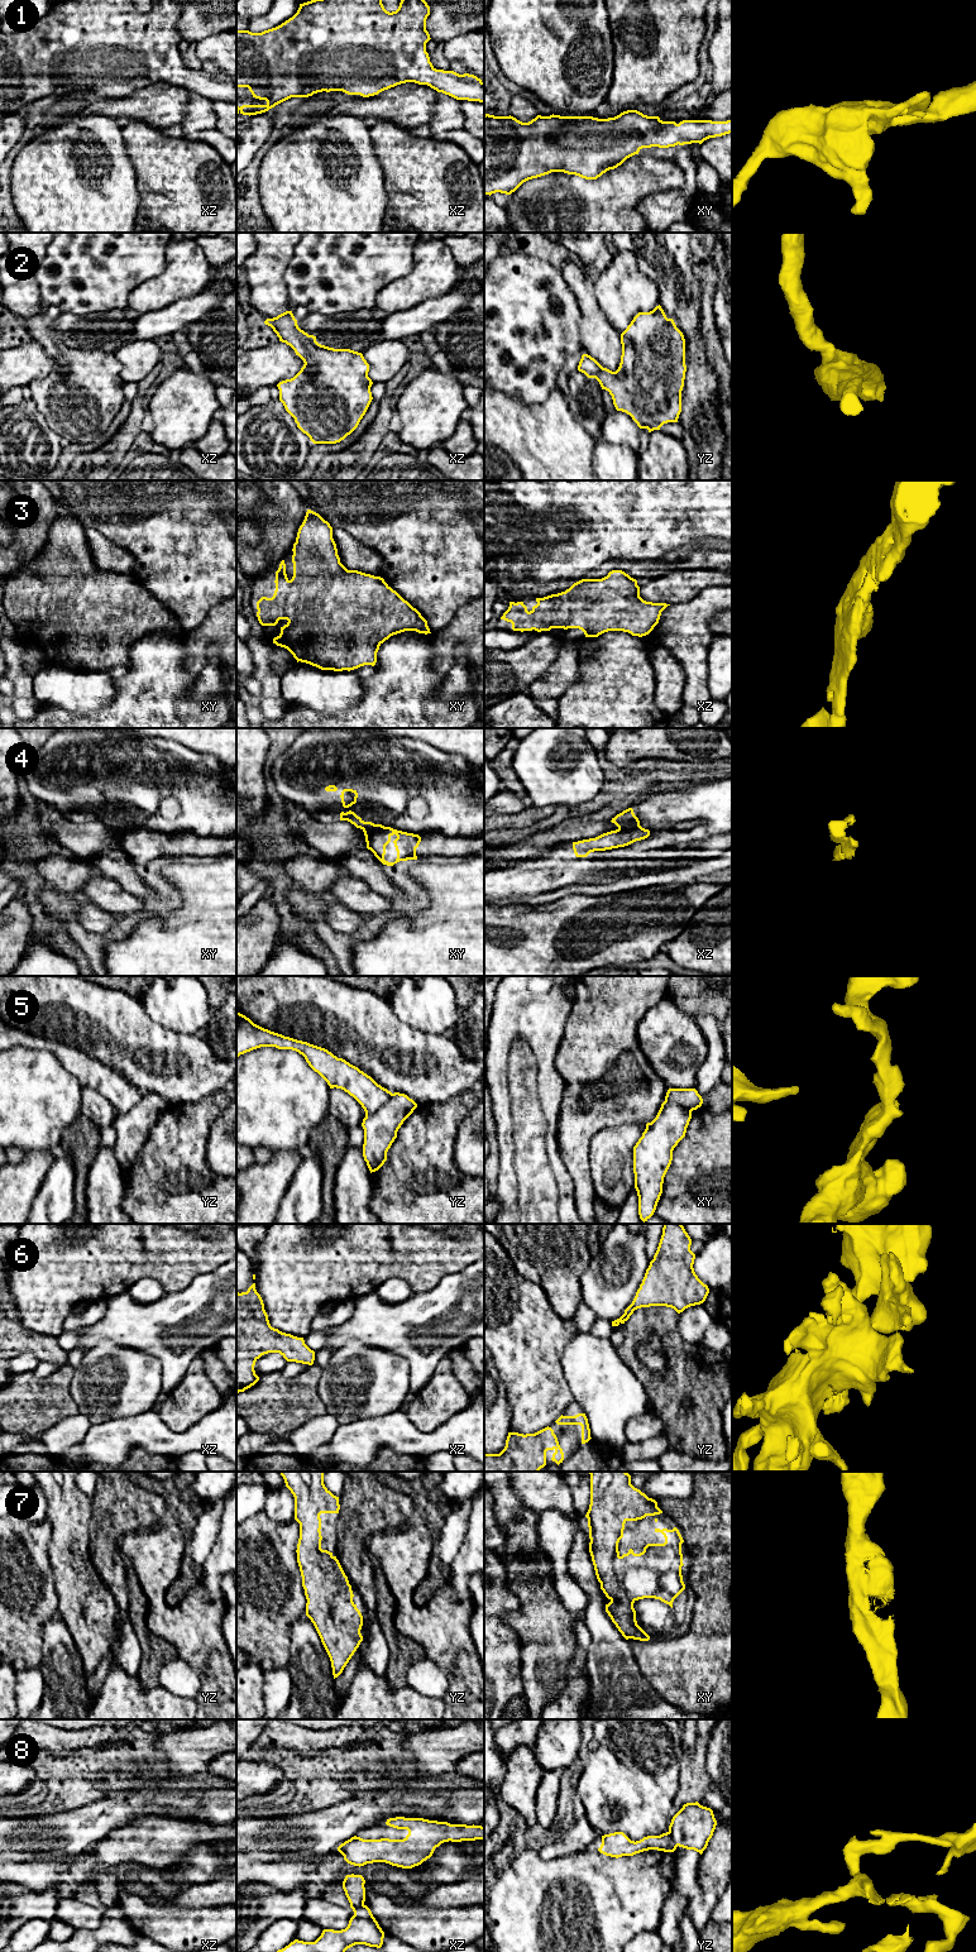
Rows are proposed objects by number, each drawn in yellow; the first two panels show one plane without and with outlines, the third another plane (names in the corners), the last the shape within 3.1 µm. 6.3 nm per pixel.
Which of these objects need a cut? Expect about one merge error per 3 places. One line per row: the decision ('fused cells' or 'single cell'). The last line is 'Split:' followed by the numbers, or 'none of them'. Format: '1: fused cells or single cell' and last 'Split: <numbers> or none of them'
1: single cell
2: single cell
3: single cell
4: fused cells
5: fused cells
6: single cell
7: single cell
8: fused cells
Split: 4, 5, 8

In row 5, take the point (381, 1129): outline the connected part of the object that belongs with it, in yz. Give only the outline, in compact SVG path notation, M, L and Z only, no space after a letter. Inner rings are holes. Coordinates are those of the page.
M394 1092L375 1114L365 1114L362 1123L364 1129L363 1157L370 1173L384 1164L398 1129L416 1107L417 1104L407 1095Z

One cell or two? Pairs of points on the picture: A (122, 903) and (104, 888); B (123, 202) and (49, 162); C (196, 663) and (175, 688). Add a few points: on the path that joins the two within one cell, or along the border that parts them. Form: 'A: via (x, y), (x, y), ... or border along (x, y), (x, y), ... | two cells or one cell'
A: via (118, 902), (108, 891) | one cell
B: via (105, 202), (90, 202), (67, 180) | one cell
C: border along (183, 642), (186, 652), (185, 666), (197, 675) | two cells

